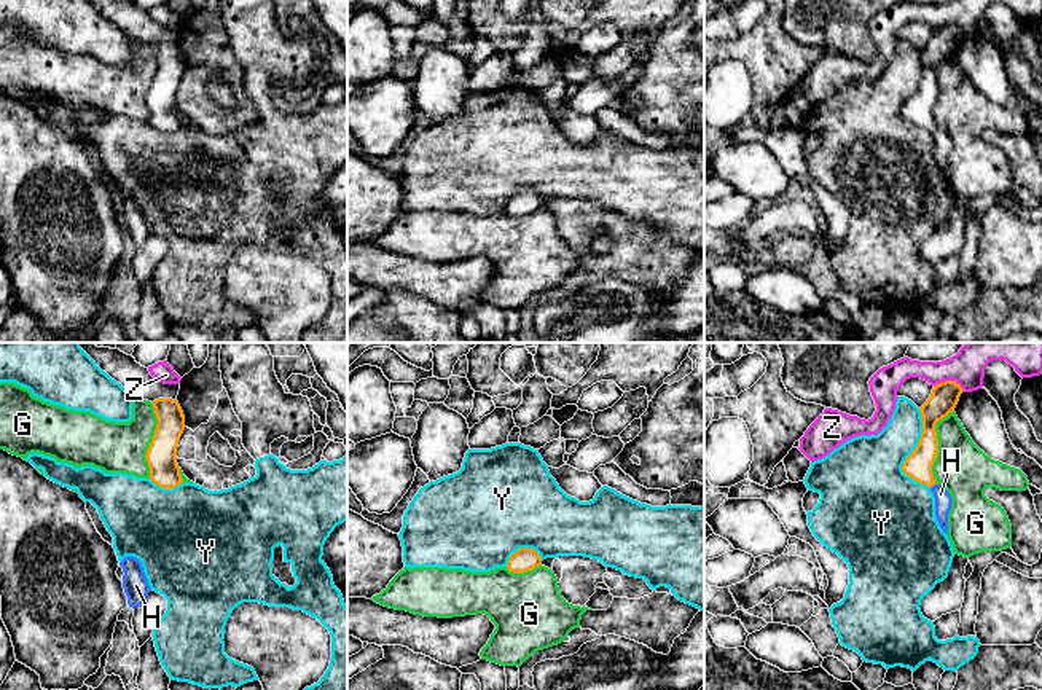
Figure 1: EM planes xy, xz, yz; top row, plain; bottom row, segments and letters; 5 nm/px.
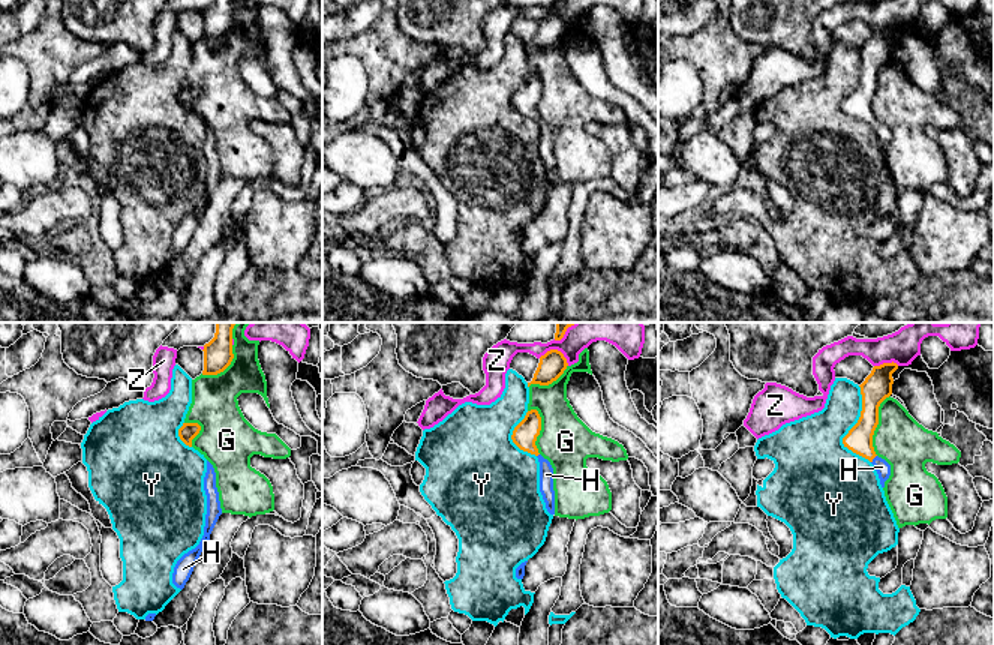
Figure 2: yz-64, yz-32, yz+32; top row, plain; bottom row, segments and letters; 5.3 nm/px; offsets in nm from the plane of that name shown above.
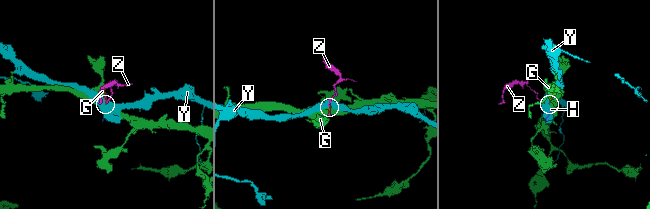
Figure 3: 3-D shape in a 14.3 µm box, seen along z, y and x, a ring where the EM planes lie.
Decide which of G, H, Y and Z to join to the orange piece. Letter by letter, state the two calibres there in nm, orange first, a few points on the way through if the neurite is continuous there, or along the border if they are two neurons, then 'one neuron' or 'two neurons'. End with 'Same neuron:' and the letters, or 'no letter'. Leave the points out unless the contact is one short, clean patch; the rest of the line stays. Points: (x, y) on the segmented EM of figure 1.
G: 140 nm thick on the orange side, 280 nm on the other; two neurons
H: 140 nm thick on the orange side, 90 nm on the other; runs through yz (918, 466), (932, 485), (944, 501); one neuron
Y: 140 nm thick on the orange side, 360 nm on the other; border along yz (920, 408), (921, 437), (905, 459), (902, 470), (929, 488); two neurons
Z: 140 nm thick on the orange side, 180 nm on the other; border along yz (934, 384), (955, 381), (964, 391); two neurons
Same neuron: H

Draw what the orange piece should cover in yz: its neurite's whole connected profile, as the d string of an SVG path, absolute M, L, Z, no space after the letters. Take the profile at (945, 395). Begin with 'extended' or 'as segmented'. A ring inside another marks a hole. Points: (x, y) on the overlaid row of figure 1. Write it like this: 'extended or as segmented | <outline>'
extended | M945 381L934 386L930 397L919 408L923 418L923 433L919 443L902 465L905 475L921 484L926 484L932 491L935 497L935 516L946 535L948 513L951 510L953 499L950 492L935 481L932 473L932 465L938 454L935 425L954 411L962 392L962 387L956 381Z

